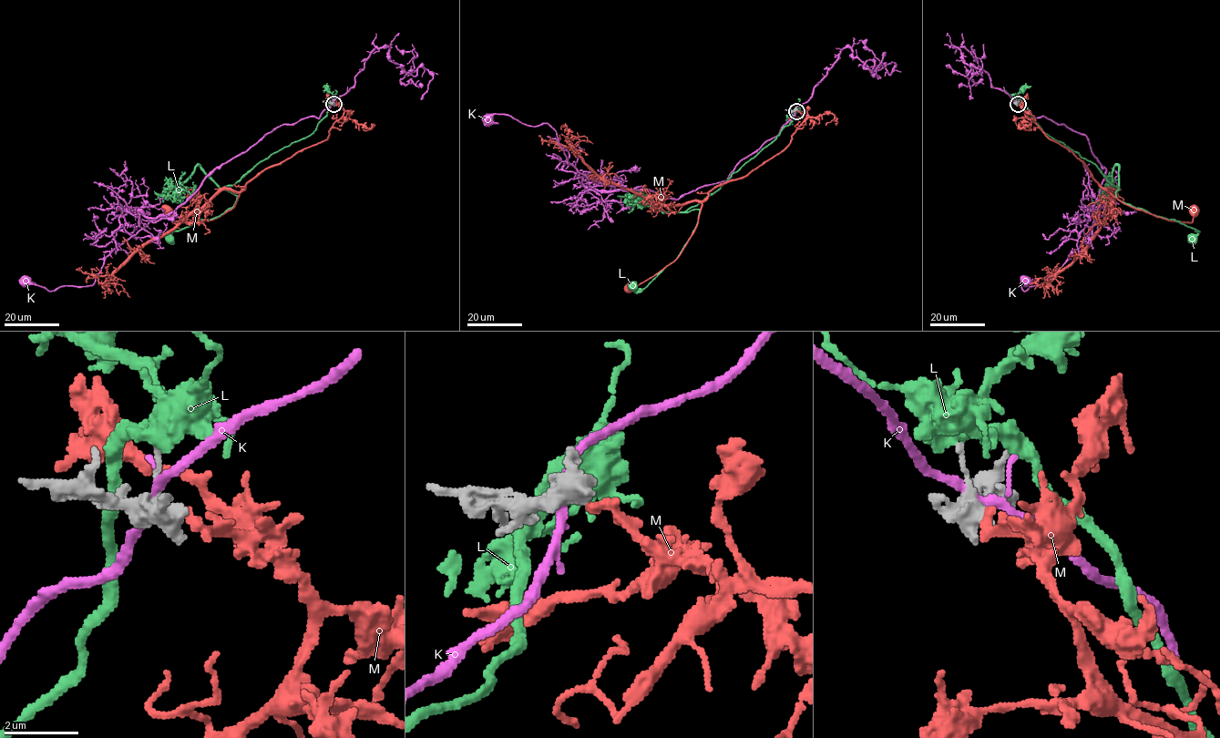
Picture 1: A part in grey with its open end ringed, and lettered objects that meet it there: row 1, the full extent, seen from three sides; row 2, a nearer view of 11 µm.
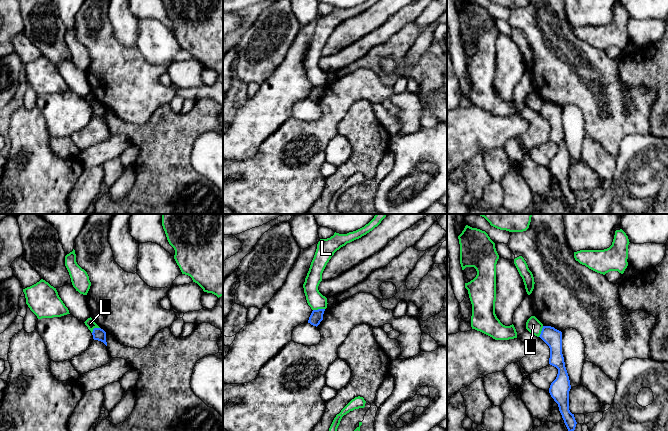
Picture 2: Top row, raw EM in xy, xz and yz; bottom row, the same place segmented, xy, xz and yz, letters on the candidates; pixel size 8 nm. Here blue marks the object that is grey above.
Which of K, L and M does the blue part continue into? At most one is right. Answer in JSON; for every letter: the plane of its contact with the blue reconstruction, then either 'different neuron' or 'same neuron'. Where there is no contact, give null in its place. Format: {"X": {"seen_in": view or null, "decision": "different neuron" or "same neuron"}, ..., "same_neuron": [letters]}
{"K": {"seen_in": null, "decision": "different neuron"}, "L": {"seen_in": "xz", "decision": "different neuron"}, "M": {"seen_in": null, "decision": "same neuron"}, "same_neuron": ["M"]}

